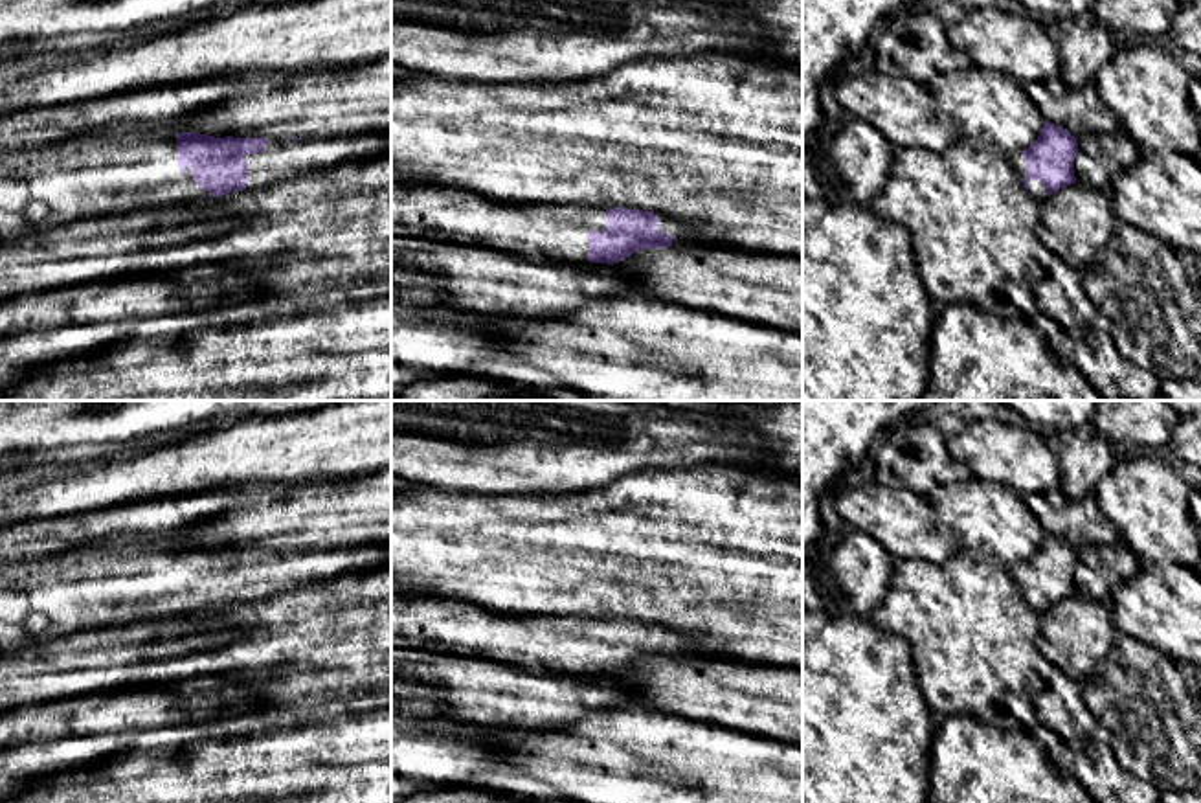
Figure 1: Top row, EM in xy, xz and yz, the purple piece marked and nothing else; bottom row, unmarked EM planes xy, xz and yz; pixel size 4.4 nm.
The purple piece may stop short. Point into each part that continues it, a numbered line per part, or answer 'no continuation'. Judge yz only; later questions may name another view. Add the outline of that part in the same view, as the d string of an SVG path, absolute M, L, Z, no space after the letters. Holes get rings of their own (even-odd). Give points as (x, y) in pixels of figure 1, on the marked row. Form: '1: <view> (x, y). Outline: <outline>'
1: yz (1036, 188). Outline: M1028 180L1027 186L1028 186L1028 193L1036 200L1043 202L1049 197L1049 189L1039 180Z

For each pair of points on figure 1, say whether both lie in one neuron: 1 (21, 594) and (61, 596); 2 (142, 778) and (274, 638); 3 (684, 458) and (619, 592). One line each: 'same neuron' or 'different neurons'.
1: same neuron
2: different neurons
3: different neurons

